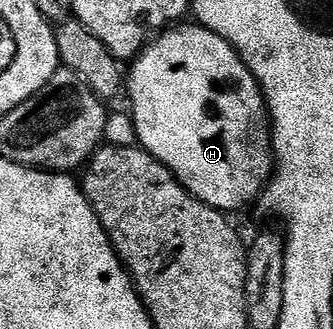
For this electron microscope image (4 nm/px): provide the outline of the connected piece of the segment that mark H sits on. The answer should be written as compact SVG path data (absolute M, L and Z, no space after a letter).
M184 22L179 26L173 27L171 30L161 31L145 47L144 51L135 60L131 61L130 71L126 76L127 96L129 102L132 103L130 115L136 127L136 139L139 147L145 148L151 156L158 158L158 162L166 165L180 185L191 196L198 197L201 202L208 204L212 208L217 208L222 213L233 214L232 212L238 211L239 208L246 207L251 200L253 203L259 197L260 193L263 192L265 184L268 183L274 171L272 126L268 114L268 101L264 99L264 91L260 88L260 83L254 78L254 74L244 65L240 55L221 36L214 34L209 28L203 28L201 24L195 22Z

